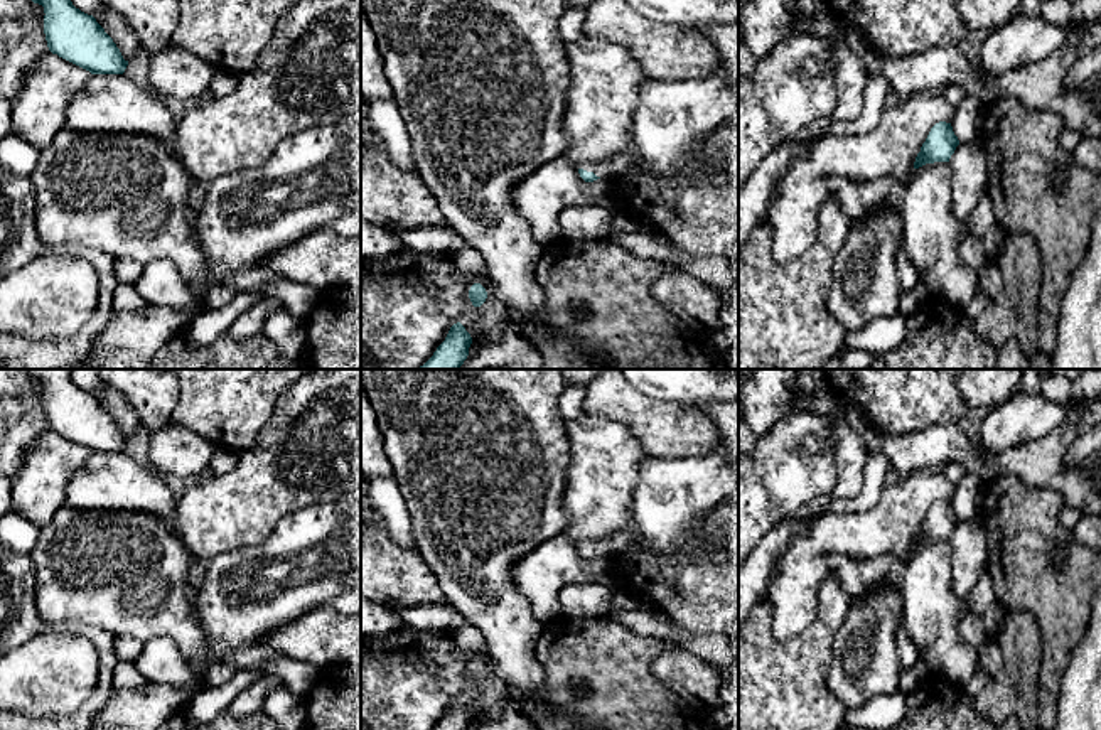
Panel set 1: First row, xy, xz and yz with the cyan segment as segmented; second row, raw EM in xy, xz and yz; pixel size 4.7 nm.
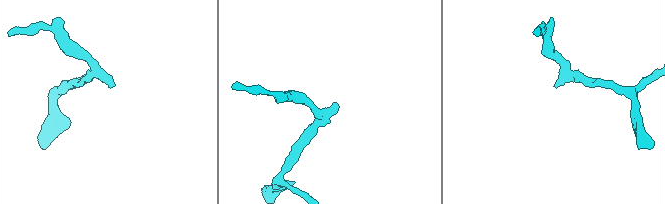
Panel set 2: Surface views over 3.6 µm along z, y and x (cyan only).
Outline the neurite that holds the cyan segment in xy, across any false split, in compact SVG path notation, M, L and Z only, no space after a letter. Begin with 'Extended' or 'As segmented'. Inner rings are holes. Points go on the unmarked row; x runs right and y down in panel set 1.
As segmented. M27 369L44 384L44 411L52 432L91 452L123 452L128 438L93 393L76 386L69 369Z

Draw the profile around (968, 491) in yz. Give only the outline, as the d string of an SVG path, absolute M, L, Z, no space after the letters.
M966 470L954 484L951 504L959 521L978 519L983 509L983 480L976 474Z

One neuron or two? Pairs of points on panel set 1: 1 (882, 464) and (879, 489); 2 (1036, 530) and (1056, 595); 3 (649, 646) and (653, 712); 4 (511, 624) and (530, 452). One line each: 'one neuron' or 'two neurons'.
1: one neuron
2: one neuron
3: one neuron
4: one neuron

